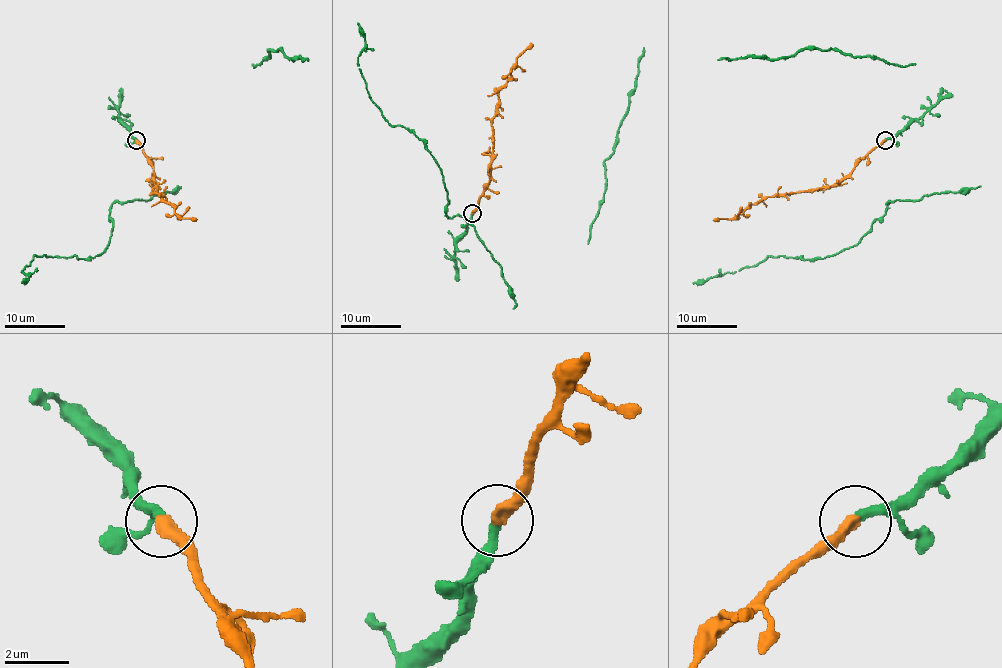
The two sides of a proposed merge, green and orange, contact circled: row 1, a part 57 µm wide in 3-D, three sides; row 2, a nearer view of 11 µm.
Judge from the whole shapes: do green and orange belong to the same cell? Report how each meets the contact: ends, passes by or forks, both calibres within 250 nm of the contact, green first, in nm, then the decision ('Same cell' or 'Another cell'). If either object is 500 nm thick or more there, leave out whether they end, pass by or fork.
At the ring green ends. At the ring orange ends. Thickness 300 nm (green) against 400 nm. Same cell

